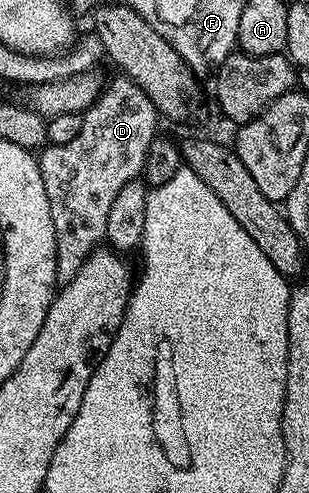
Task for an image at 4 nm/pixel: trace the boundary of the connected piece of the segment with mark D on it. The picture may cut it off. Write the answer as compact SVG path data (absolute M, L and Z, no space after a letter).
M117 74L116 79L110 78L103 84L103 91L94 101L92 107L83 112L84 120L82 121L82 130L79 131L78 137L74 137L74 141L68 142L67 145L48 145L39 152L38 162L40 172L42 173L42 185L46 185L46 201L50 201L50 217L54 221L54 237L56 238L56 278L61 284L69 283L78 273L78 269L82 269L85 261L92 256L92 252L97 250L105 242L104 234L106 233L106 217L110 217L110 205L114 205L114 197L118 197L118 192L122 189L122 185L126 185L130 181L141 178L144 170L144 162L146 161L146 153L150 149L150 141L157 138L156 119L158 120L158 112L154 101L150 101L150 97L146 97L146 93L142 93L142 89L138 89L138 85L128 78L127 75Z

